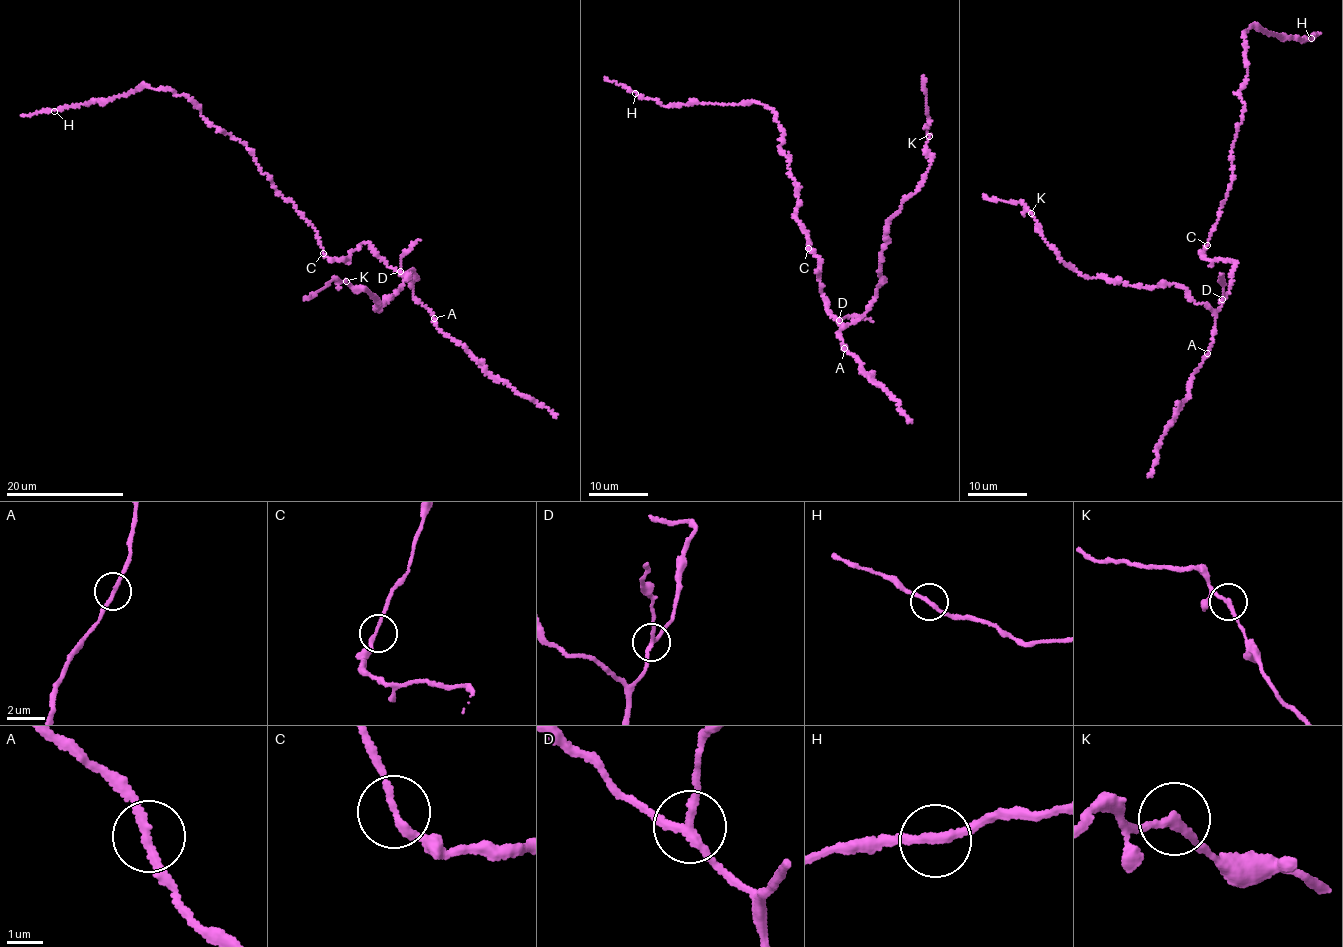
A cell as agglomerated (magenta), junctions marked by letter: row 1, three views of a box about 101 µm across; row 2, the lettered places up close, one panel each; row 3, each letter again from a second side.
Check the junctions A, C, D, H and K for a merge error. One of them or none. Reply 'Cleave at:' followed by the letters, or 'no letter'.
Cleave at: D

